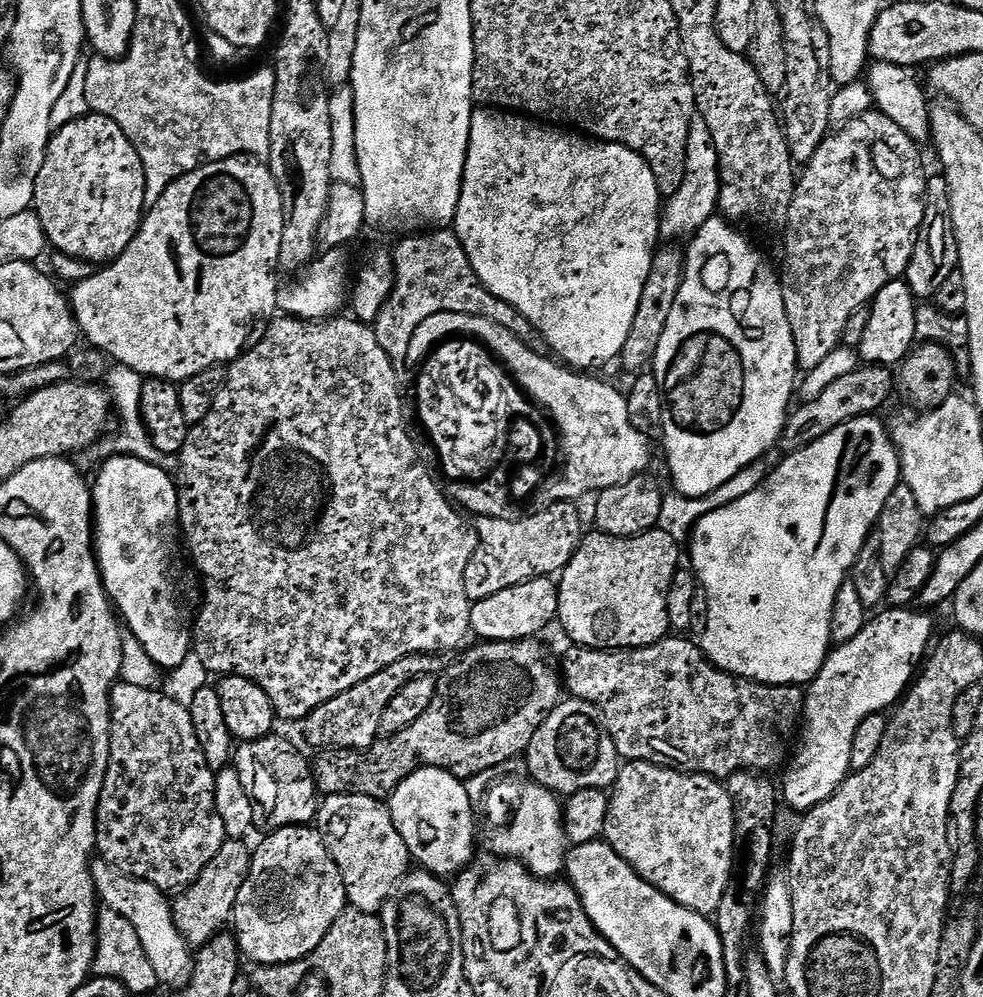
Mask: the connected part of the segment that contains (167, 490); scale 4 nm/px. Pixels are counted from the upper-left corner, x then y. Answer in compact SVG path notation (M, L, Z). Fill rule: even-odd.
M112 456L103 461L99 468L96 481L93 479L90 484L90 508L94 513L94 557L100 569L104 591L119 619L128 623L128 628L136 639L133 641L144 648L159 669L176 669L187 661L190 648L187 643L180 644L180 608L176 605L176 584L172 581L172 564L168 561L168 543L172 536L164 532L168 524L175 525L178 520L173 477L169 473L167 476L161 465L132 456Z

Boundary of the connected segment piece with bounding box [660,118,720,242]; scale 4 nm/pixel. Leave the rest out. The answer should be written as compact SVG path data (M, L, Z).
M696 118L689 125L682 158L682 180L670 201L665 201L661 211L660 233L663 239L674 242L676 238L694 236L717 211L720 196L719 164L716 151L711 148L709 128L703 120Z

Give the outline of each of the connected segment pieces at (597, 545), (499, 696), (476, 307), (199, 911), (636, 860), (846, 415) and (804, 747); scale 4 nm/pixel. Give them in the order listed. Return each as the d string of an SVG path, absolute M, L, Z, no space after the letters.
M657 526L637 536L611 536L606 532L589 531L572 560L558 576L558 624L564 627L573 645L581 648L631 650L656 644L669 635L668 594L666 575L681 567L677 537Z
M530 638L530 646L520 648L514 648L514 640L494 640L477 645L477 648L470 649L461 660L454 661L449 668L447 665L439 673L434 702L430 702L430 710L426 710L426 714L422 714L418 722L393 736L377 739L376 743L363 751L350 748L321 751L317 755L320 757L316 764L314 760L310 768L317 793L325 797L364 793L372 799L383 801L391 797L392 791L410 774L414 774L417 768L446 768L454 770L461 778L471 778L480 773L491 773L491 768L506 763L519 752L520 755L527 753L528 744L541 721L561 703L561 681L544 661L544 648L535 639Z
M429 230L419 234L408 234L394 249L392 257L395 280L392 293L377 314L374 327L376 337L393 362L408 360L408 346L414 330L434 314L466 314L474 318L489 320L514 334L530 350L541 354L549 351L540 331L514 306L498 298L480 281L470 266L468 255L452 230Z
M240 838L225 839L224 845L210 858L210 862L198 874L198 878L187 888L183 889L171 901L172 920L182 938L193 949L199 950L208 944L216 935L221 933L220 928L231 921L232 911L236 909L238 890L242 886L248 867L251 864L250 848L244 845Z
M630 760L621 767L610 789L602 839L647 884L653 884L675 904L692 912L715 914L733 872L735 825L730 794L721 781L711 776L698 776L691 772L678 772L675 768L660 768L650 762Z
M869 364L856 368L850 374L843 375L842 378L835 379L830 382L830 386L826 386L826 390L822 390L822 394L818 394L818 398L813 400L805 400L799 406L800 409L793 411L788 419L784 422L784 429L778 441L778 448L781 453L797 452L799 448L804 448L810 442L814 442L822 436L828 434L834 426L838 426L842 422L846 422L850 418L858 418L859 416L871 416L879 413L879 408L888 400L888 395L894 392L894 372L891 367L882 364Z
M886 610L873 619L865 621L862 630L848 643L837 645L829 651L818 674L805 689L804 707L796 732L796 739L787 765L788 770L780 781L780 792L785 800L798 812L805 812L821 804L836 792L838 786L851 773L853 736L857 726L865 718L879 715L891 709L907 692L930 645L933 643L932 620L923 616L923 611Z

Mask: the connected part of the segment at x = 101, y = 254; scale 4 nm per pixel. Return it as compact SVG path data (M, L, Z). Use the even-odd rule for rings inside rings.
M83 114L76 120L70 121L68 125L55 129L54 135L48 141L48 149L44 155L42 170L38 170L36 189L34 190L34 211L37 218L41 220L41 228L45 231L47 243L51 245L55 251L64 252L74 259L91 261L92 264L96 266L103 265L105 262L111 262L115 260L117 256L121 256L129 242L136 237L136 230L140 226L142 213L145 211L145 208L144 167L138 158L138 154L134 150L134 146L126 138L126 134L122 134L122 130L113 120L105 116Z

